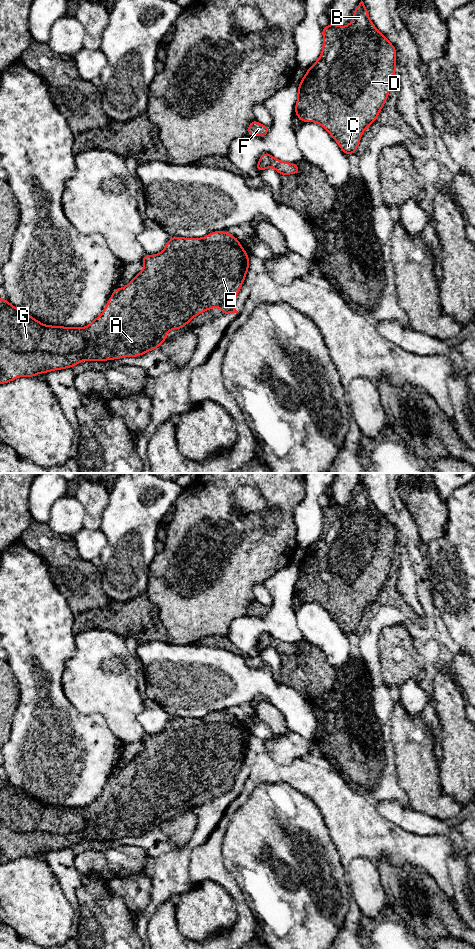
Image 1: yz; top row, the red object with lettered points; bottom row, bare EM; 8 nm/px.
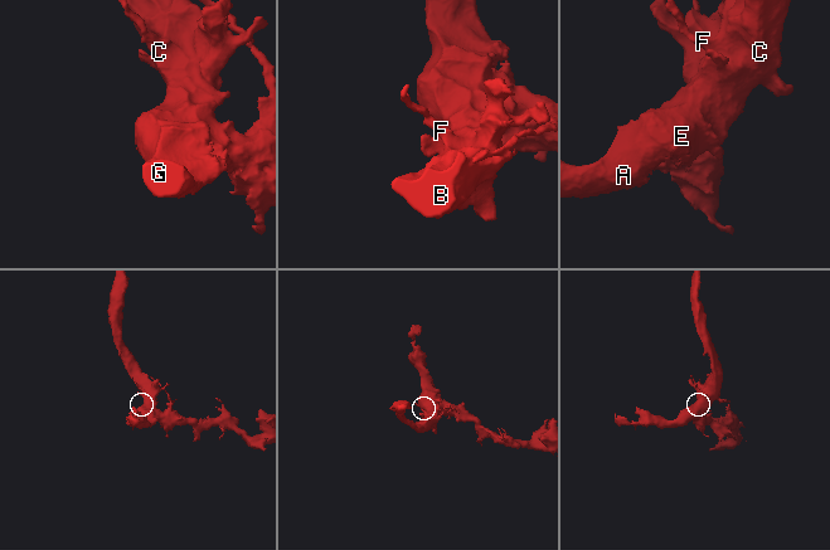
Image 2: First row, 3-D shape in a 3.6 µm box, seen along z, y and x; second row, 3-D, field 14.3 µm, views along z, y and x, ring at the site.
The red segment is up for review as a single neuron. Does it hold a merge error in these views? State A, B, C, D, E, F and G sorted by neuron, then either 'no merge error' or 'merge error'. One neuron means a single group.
A B C D E F G | no merge error

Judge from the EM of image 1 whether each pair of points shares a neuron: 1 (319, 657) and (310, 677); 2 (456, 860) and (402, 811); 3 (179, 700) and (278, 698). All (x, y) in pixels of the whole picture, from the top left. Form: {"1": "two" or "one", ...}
{"1": "one", "2": "two", "3": "one"}

